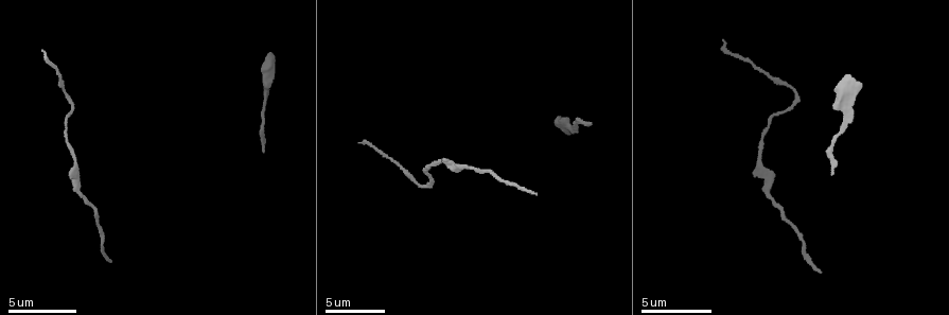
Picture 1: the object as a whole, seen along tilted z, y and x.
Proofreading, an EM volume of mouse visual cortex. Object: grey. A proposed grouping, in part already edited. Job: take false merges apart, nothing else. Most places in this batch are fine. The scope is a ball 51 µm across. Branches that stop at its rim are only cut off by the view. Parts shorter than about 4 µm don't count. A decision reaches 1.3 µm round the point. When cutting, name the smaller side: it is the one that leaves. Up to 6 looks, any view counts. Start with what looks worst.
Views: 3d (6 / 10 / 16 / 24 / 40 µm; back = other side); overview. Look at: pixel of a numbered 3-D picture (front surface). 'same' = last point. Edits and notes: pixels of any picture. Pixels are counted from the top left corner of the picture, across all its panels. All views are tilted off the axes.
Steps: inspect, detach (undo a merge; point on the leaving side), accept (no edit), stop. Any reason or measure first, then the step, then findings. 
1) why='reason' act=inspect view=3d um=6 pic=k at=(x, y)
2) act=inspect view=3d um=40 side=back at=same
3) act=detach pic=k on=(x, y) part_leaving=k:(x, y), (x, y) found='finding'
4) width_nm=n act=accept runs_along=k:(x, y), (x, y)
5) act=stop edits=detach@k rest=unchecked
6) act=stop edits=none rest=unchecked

why='calibre changes' act=inspect view=3d um=10 pic=1 at=(73, 161)

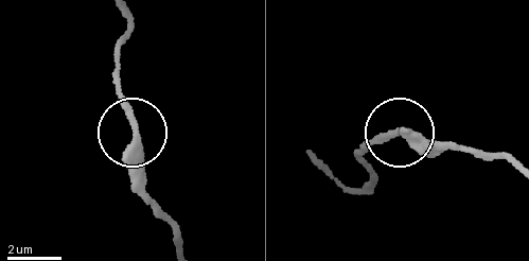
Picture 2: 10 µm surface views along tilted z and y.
act=accept runs_along=2:(182, 244), (143, 189), (141, 149), (115, 69) found='all the same cell'

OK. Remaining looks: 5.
why='calibre changes' act=inspect view=3d um=10 pic=1 at=(795, 100)

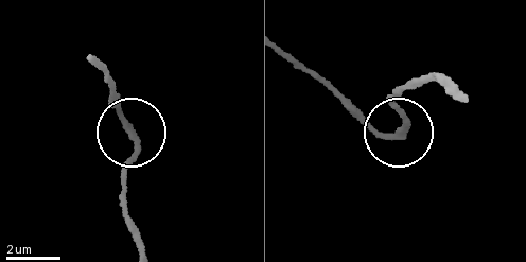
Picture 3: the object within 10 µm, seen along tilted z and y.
act=accept found='one cell here'

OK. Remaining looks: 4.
act=inspect view=3d um=10 pic=1 at=(495, 178)

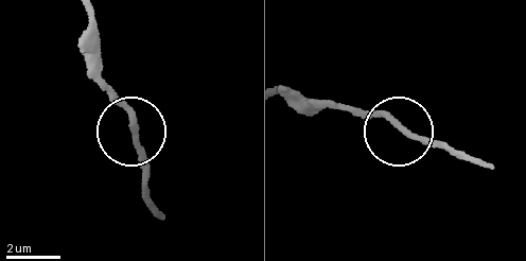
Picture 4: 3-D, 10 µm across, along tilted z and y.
act=accept runs_along=4:(139, 133), (97, 71) found='all the same cell'

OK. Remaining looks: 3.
act=stop edits=none rest=unchecked

